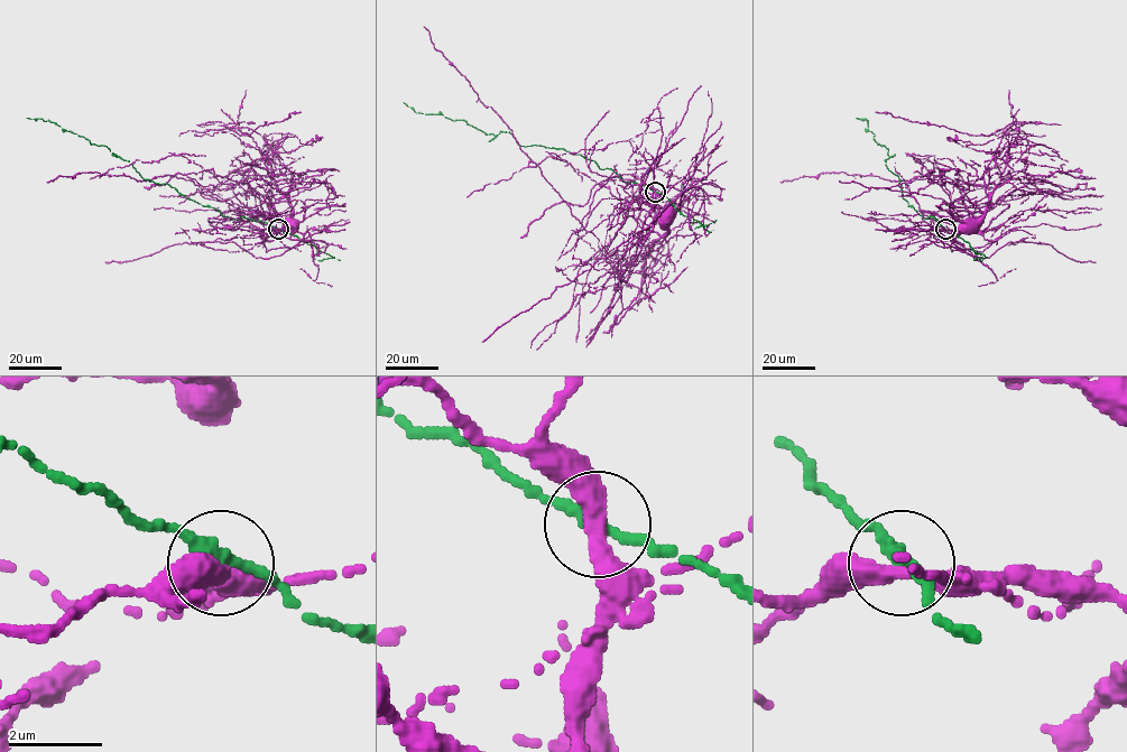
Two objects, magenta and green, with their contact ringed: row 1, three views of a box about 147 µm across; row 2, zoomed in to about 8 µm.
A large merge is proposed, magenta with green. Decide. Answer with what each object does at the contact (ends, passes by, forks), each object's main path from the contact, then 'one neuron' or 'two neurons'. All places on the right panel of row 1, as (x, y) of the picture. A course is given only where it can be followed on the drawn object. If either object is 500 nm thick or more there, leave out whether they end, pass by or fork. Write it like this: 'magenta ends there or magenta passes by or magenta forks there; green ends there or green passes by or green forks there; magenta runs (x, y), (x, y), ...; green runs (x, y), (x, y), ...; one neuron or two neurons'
magenta passes by; green passes by; magenta runs (944, 229), (967, 231), (963, 226); green runs (944, 229), (908, 206), (901, 179), (885, 165), (888, 150), (874, 139), (866, 119), (856, 118); two neurons

